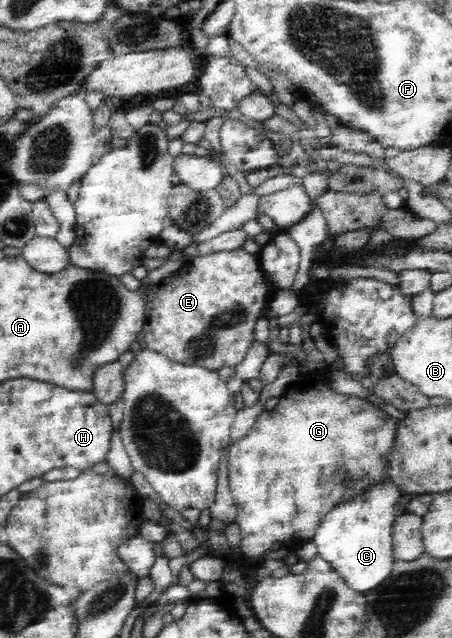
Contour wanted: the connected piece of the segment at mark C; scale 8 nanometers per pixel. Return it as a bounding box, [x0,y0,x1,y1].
[312,480,401,593]

